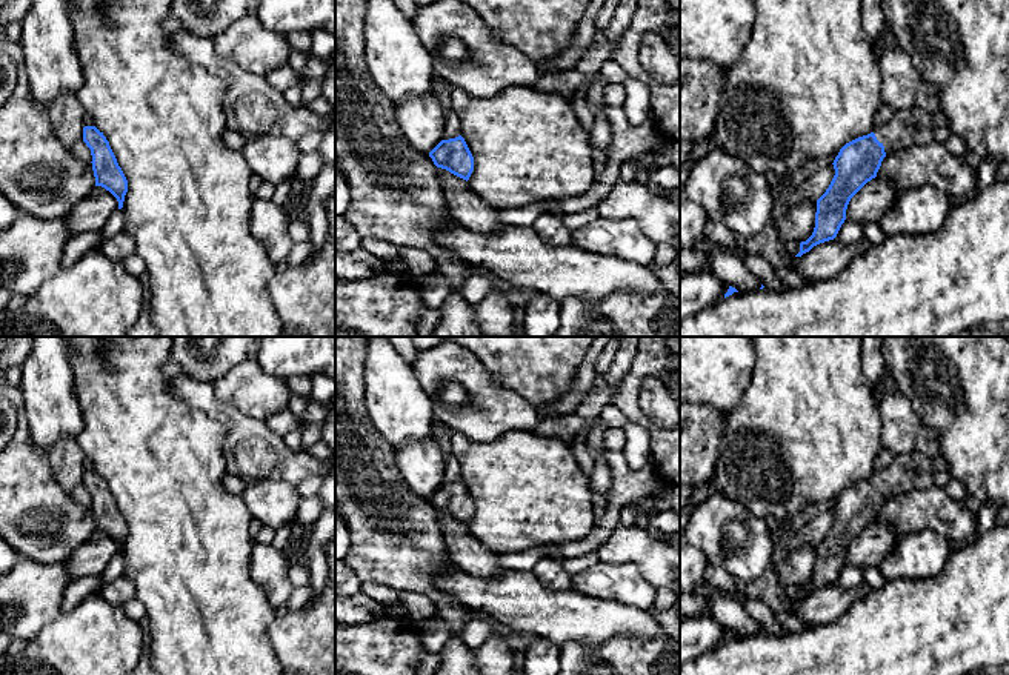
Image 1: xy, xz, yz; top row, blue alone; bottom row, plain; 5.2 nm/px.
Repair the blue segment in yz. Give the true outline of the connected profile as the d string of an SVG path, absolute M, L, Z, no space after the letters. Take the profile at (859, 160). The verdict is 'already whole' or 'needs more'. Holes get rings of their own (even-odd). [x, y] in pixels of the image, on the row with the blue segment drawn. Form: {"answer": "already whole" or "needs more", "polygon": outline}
{"answer": "needs more", "polygon": "M917 106L897 111L887 123L846 143L832 163L835 175L829 188L817 200L814 232L800 243L800 252L795 257L801 257L814 246L837 237L846 220L851 198L877 177L886 155L931 143L935 143L932 115Z"}

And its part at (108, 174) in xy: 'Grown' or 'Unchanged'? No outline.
Unchanged

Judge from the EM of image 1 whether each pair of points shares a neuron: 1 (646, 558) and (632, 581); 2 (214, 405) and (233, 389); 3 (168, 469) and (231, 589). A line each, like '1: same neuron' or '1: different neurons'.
1: different neurons
2: different neurons
3: same neuron

